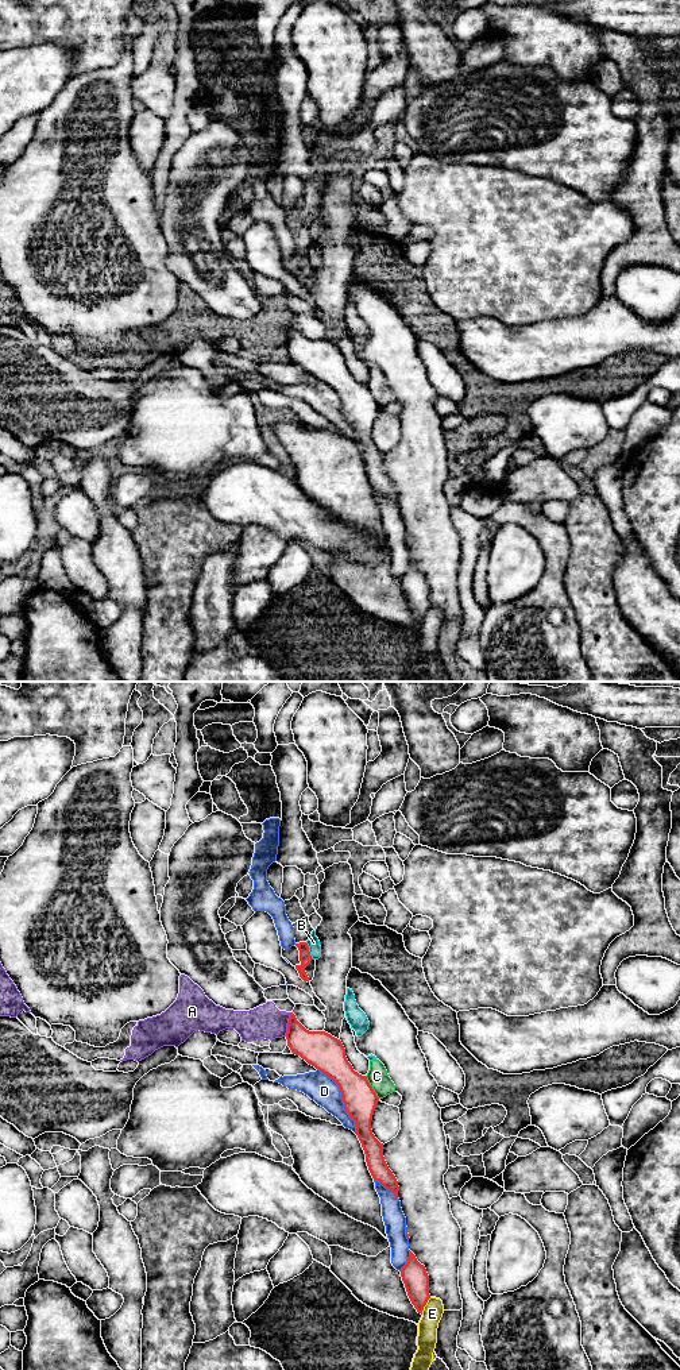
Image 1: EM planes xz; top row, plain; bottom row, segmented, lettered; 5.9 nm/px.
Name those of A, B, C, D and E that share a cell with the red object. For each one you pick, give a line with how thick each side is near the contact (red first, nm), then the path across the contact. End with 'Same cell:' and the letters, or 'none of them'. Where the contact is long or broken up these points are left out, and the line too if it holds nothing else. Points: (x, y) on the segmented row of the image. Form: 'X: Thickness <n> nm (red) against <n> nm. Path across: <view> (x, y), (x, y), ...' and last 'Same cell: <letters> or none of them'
Same cell: none of them

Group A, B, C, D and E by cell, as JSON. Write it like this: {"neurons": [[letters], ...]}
{"neurons": [["A"], ["B", "C"], ["D"], ["E"]]}

